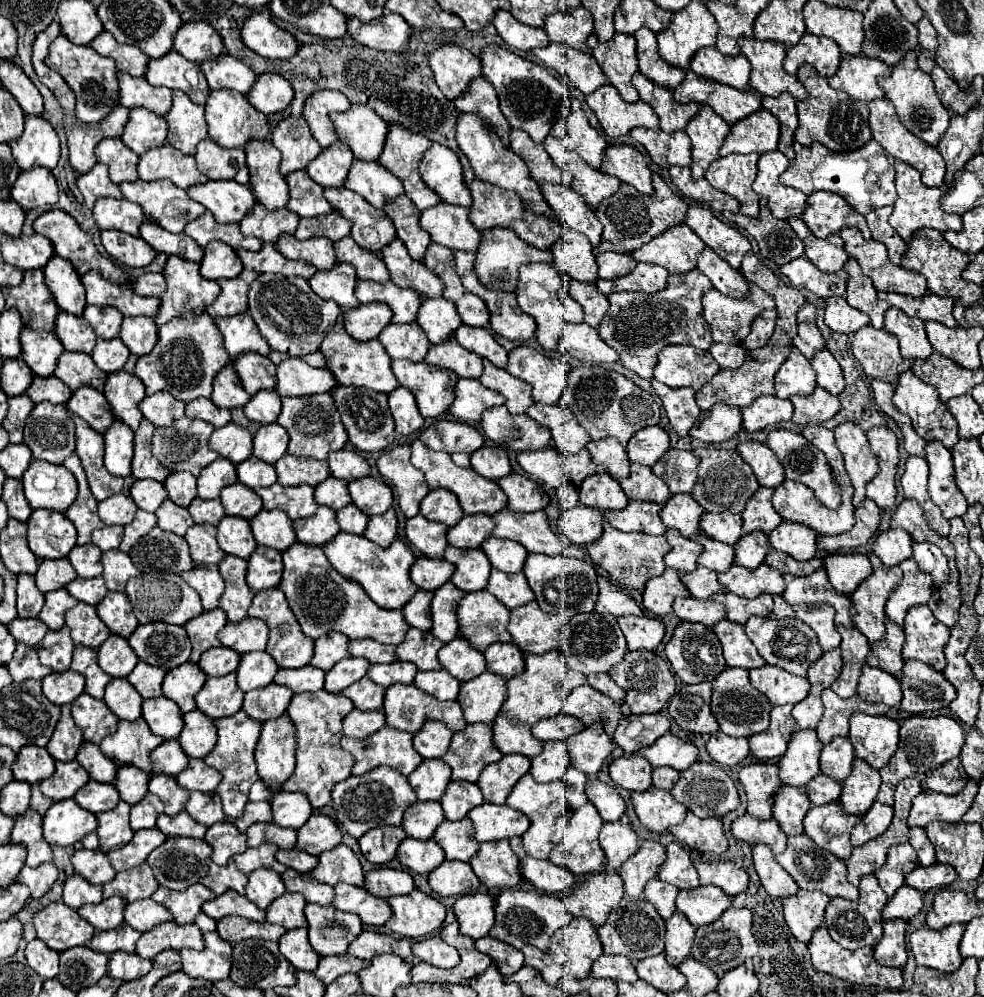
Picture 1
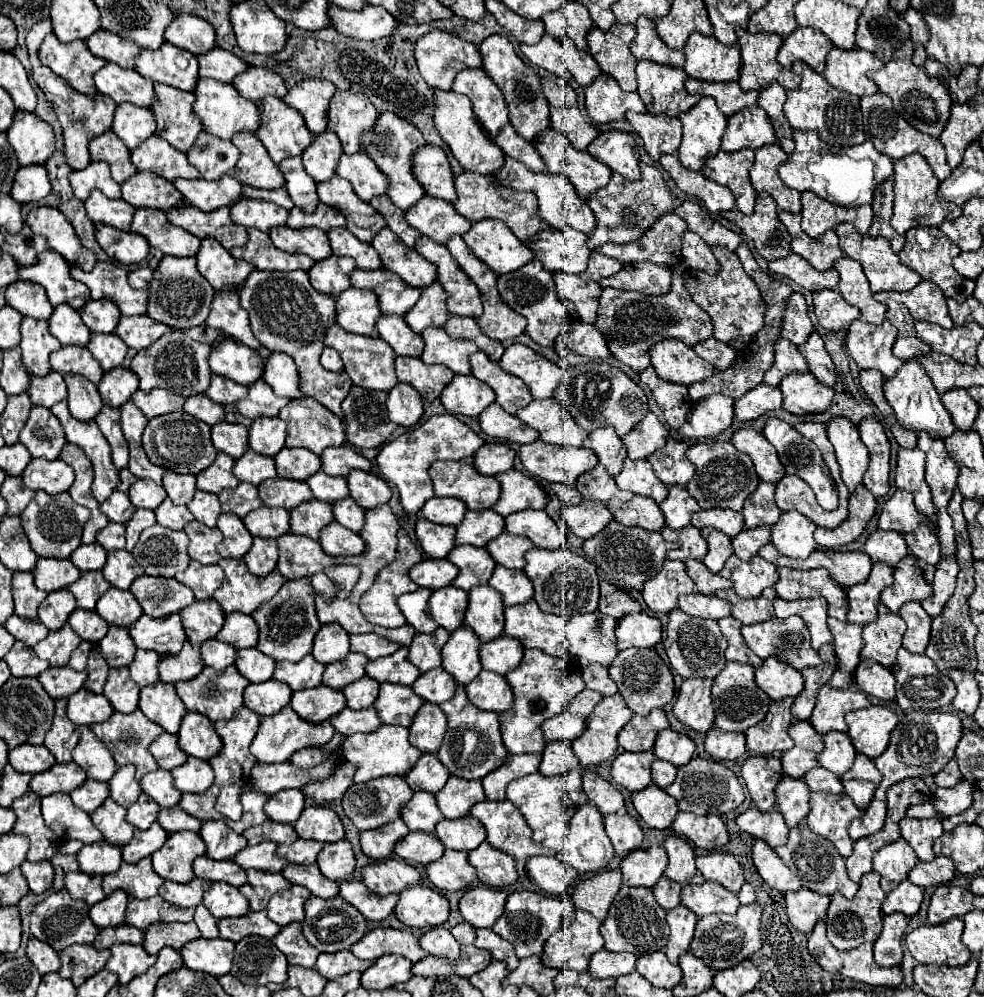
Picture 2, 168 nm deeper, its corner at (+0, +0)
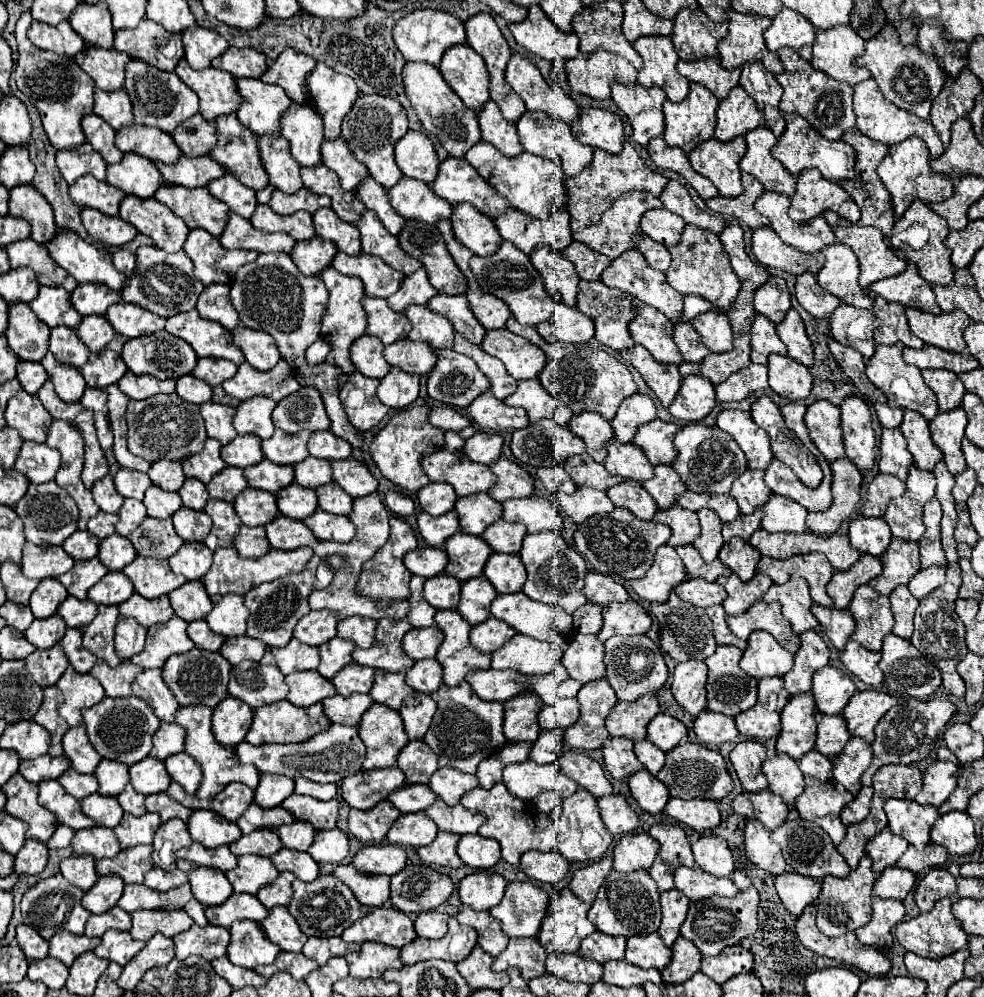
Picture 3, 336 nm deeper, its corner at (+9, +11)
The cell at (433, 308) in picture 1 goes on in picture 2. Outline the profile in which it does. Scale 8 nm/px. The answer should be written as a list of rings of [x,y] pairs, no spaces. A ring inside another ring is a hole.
[[[433,282],[431,286],[423,288],[419,302],[411,308],[411,312],[407,312],[405,322],[411,326],[411,330],[421,334],[431,326],[443,328],[447,322],[447,316],[449,316],[447,292],[439,282]]]

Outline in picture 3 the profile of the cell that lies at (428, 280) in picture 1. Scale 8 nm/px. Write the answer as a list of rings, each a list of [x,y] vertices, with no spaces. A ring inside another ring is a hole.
[[[364,211],[356,221],[356,227],[362,237],[362,251],[380,257],[384,263],[394,267],[404,275],[412,275],[422,267],[414,257],[404,253],[398,245],[398,239],[388,233],[388,229],[378,221],[374,211]]]

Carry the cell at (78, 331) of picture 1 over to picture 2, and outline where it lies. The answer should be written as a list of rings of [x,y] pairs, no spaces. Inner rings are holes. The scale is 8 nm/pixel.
[[[67,304],[53,310],[49,318],[49,332],[61,342],[61,346],[87,346],[91,340],[91,330],[83,324],[79,312]]]

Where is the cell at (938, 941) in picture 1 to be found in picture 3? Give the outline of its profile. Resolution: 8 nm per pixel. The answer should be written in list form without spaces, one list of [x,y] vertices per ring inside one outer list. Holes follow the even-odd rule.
[[[940,899],[932,911],[928,913],[920,913],[918,917],[910,919],[910,921],[902,921],[896,927],[896,939],[900,941],[900,945],[906,951],[914,951],[920,957],[928,957],[928,959],[942,959],[958,949],[964,949],[968,945],[968,935],[966,931],[962,931],[960,921],[952,915],[952,901],[950,899]]]

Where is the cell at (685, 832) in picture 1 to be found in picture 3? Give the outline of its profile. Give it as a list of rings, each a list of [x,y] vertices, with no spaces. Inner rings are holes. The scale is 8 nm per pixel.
[[[670,799],[666,805],[666,813],[674,817],[678,823],[704,833],[720,825],[720,811],[710,799]]]

